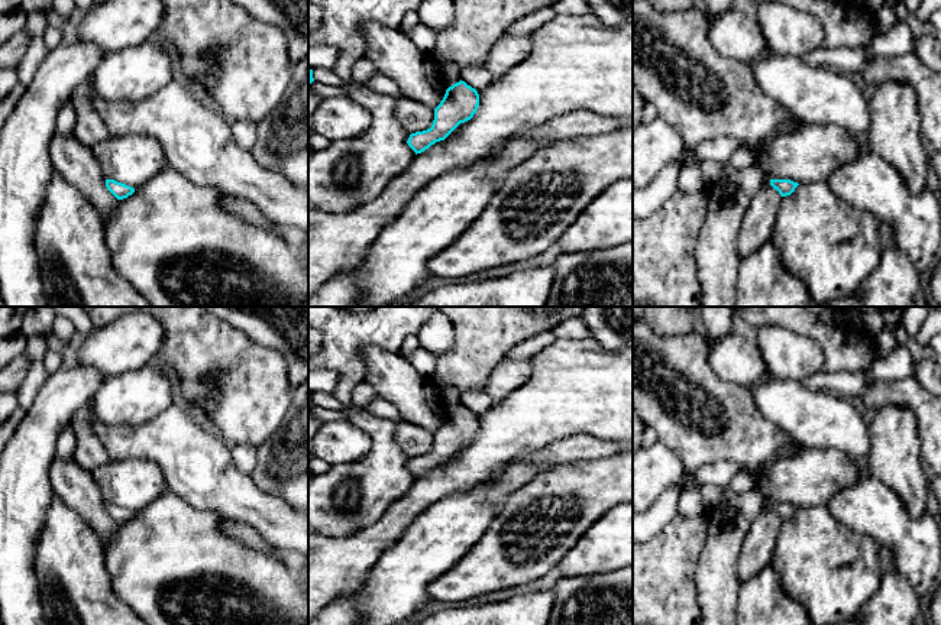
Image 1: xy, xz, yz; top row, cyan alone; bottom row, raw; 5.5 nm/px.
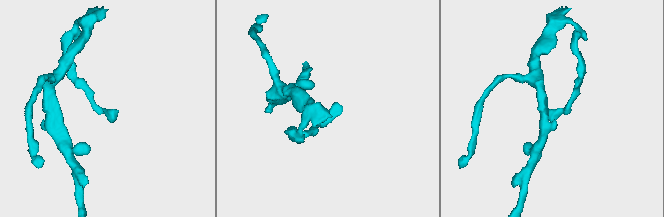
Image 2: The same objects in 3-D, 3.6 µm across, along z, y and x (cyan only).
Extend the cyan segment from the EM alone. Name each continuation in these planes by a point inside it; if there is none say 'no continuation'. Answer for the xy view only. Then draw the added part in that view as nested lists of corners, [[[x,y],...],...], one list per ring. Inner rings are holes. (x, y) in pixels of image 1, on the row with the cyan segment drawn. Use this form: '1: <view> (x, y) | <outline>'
no continuation

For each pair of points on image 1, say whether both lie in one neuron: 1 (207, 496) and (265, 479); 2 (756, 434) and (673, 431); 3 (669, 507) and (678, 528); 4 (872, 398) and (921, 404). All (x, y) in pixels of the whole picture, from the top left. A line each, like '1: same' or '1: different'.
1: different
2: same
3: different
4: same

